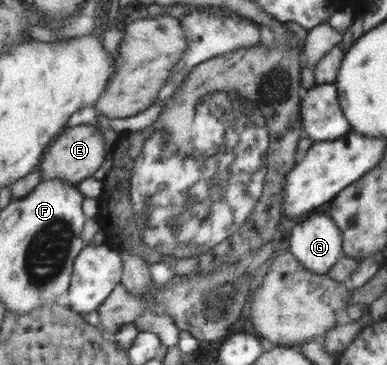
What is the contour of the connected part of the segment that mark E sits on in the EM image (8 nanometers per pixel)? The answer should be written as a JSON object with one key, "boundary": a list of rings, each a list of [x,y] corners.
{"boundary":[[[76,125],[67,127],[56,140],[50,144],[49,150],[42,158],[38,169],[42,173],[42,182],[47,180],[67,180],[69,184],[77,186],[79,182],[94,177],[102,168],[110,149],[105,147],[105,137],[100,128],[94,125]]]}

